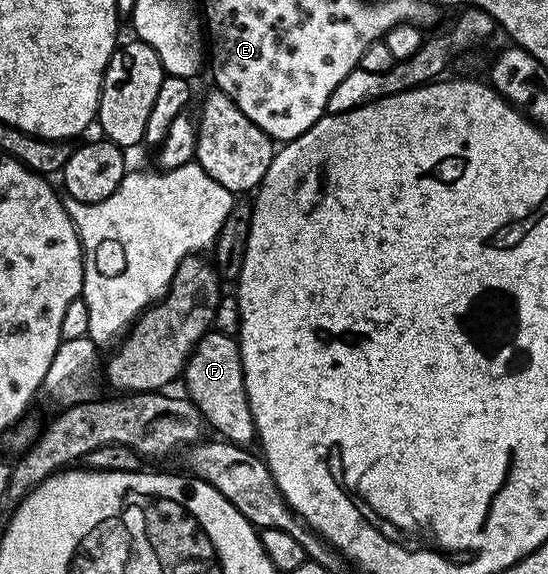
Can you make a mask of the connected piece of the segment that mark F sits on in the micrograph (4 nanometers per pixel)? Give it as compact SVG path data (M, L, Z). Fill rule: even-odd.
M210 329L187 357L181 382L187 385L186 397L199 409L204 423L216 430L224 442L233 442L237 446L250 447L256 441L253 412L247 403L245 376L241 364L241 352L238 341L232 335L222 334L220 330Z

